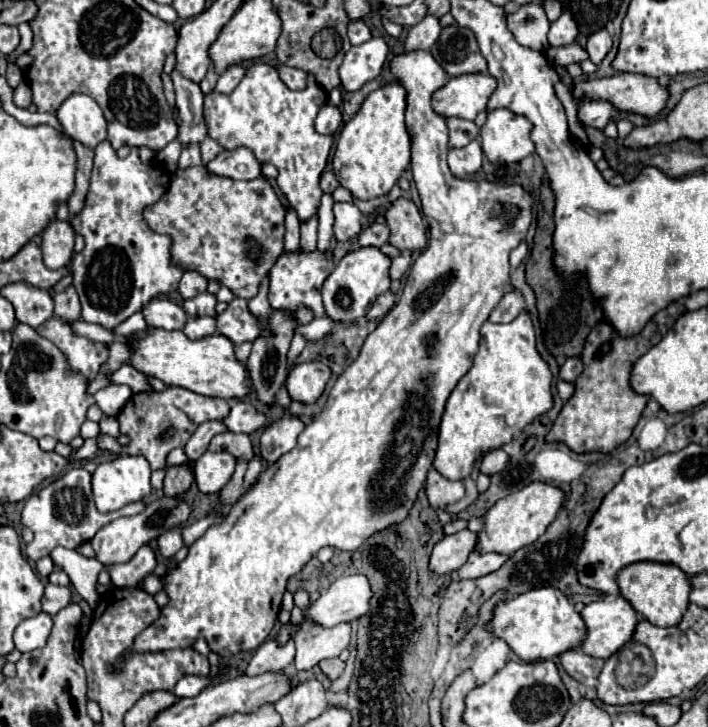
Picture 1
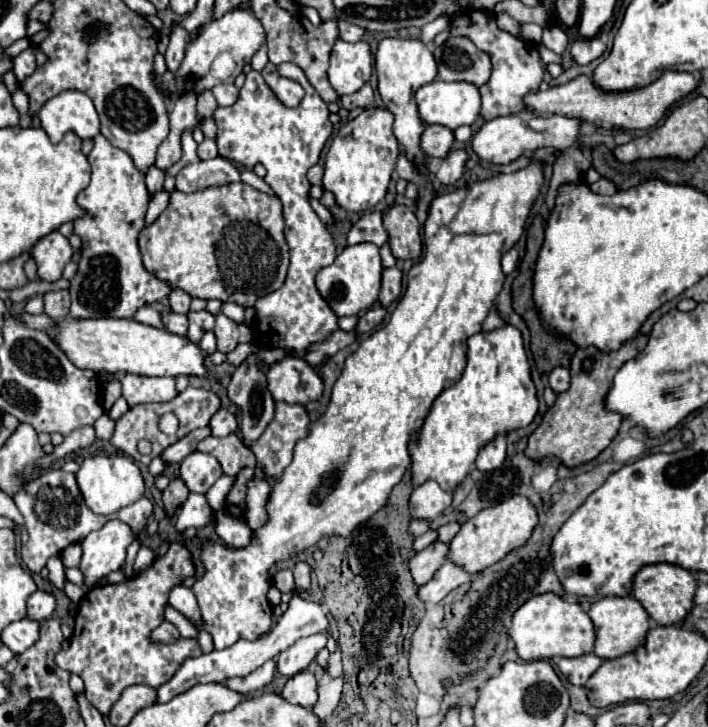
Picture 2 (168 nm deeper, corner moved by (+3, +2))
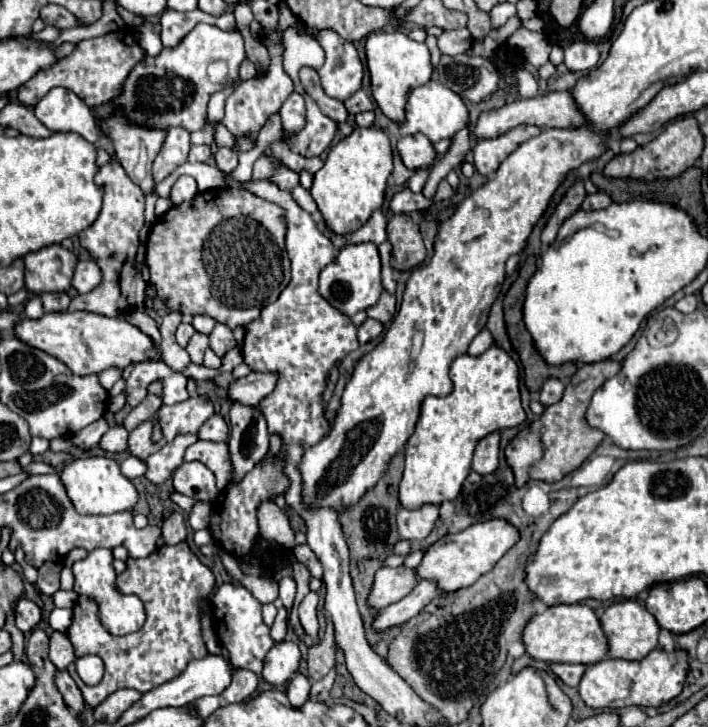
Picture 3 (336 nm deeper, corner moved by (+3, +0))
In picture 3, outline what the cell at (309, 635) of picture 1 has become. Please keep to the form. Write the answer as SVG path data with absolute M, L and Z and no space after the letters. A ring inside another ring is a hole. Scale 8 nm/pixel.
M278 642L266 654L262 678L272 686L282 686L298 672L300 660L302 654L296 642Z

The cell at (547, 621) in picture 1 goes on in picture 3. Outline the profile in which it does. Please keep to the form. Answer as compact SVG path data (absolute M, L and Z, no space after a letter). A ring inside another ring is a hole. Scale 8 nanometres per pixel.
M558 604L548 606L544 612L534 614L522 632L526 652L534 660L542 662L574 662L574 664L596 664L606 658L606 636L594 610L586 604Z

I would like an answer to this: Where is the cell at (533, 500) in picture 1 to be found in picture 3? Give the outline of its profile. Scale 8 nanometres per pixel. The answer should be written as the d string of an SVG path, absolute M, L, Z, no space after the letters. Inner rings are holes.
M490 518L484 522L476 522L462 532L446 534L438 542L434 542L426 550L426 554L418 566L418 578L436 580L438 588L444 592L454 592L454 590L466 588L466 586L474 584L482 574L490 572L494 568L494 564L518 540L520 540L520 530L504 518Z

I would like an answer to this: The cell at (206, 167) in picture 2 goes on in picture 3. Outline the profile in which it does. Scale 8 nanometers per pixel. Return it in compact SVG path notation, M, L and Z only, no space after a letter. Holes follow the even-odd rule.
M180 176L180 178L176 180L176 184L172 186L170 198L172 198L174 204L182 204L182 202L186 202L186 200L192 200L192 198L196 196L196 192L198 192L196 180L194 180L192 176Z

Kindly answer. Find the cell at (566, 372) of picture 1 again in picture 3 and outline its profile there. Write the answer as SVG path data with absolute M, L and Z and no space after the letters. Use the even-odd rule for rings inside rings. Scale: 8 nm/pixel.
M548 378L540 390L540 402L544 406L550 406L550 404L556 404L564 394L564 384L558 380L558 378Z

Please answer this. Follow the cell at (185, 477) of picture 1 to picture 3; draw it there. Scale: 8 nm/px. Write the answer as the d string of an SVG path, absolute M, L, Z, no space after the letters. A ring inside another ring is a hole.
M172 512L162 524L162 536L166 544L178 544L186 538L186 526L180 512Z

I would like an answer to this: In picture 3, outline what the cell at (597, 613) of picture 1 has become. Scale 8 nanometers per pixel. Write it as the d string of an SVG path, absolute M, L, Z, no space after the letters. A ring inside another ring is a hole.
M618 600L612 602L604 614L600 616L602 630L608 638L608 656L610 658L624 658L624 660L642 660L650 650L658 646L658 632L660 626L656 624L654 616L636 600Z

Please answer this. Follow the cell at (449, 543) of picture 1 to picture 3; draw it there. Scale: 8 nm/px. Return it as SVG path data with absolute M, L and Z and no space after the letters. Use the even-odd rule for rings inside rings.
M384 566L376 572L368 604L376 610L382 610L388 604L394 604L394 602L402 600L406 594L410 594L418 582L420 582L420 578L416 574L416 568Z

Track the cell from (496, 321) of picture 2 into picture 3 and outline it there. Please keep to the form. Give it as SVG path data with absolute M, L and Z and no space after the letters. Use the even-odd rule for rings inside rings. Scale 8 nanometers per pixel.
M482 330L474 340L472 340L472 344L470 344L470 348L468 348L468 352L472 354L472 356L478 356L478 352L484 352L486 348L490 348L494 344L494 338L492 338L492 334L490 334L490 330Z

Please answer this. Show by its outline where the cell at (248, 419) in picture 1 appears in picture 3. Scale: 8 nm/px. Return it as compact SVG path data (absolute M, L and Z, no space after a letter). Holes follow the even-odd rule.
M214 414L212 418L208 418L204 422L204 426L198 432L198 438L200 440L210 440L210 442L226 442L228 432L230 432L230 426L226 424L226 420L220 414Z

